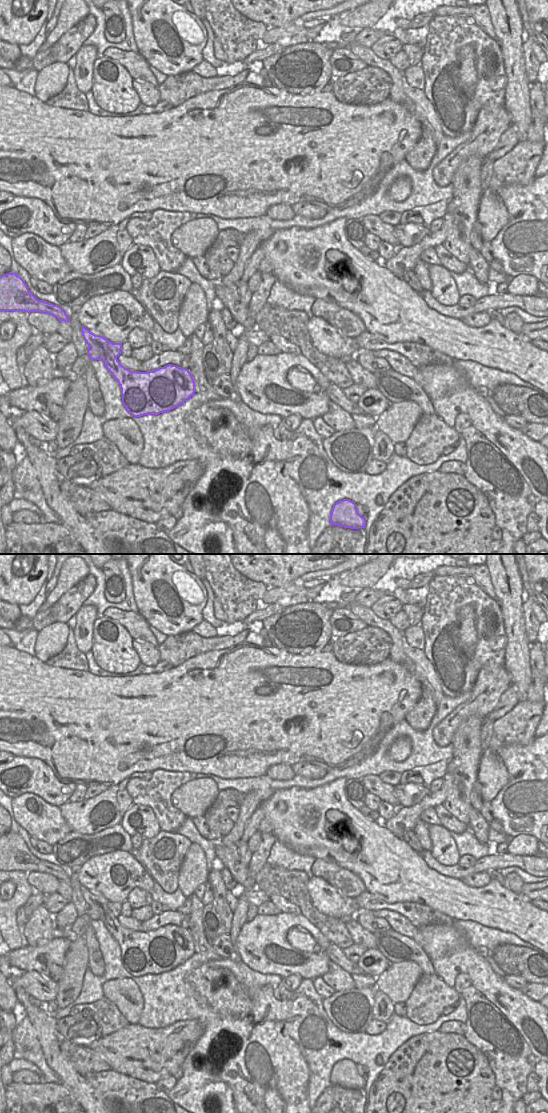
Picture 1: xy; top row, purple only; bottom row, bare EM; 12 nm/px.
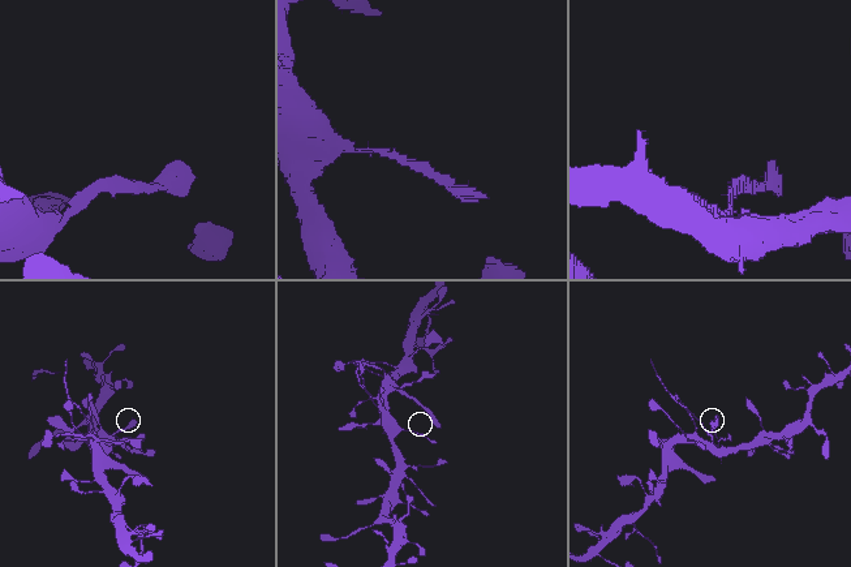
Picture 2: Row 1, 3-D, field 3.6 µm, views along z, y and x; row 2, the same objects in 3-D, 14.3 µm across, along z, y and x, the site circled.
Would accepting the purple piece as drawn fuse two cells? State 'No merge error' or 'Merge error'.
Merge error.

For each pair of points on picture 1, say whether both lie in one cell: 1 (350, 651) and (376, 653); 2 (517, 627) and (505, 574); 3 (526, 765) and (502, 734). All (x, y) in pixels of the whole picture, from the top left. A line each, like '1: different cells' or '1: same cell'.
1: same cell
2: same cell
3: different cells

